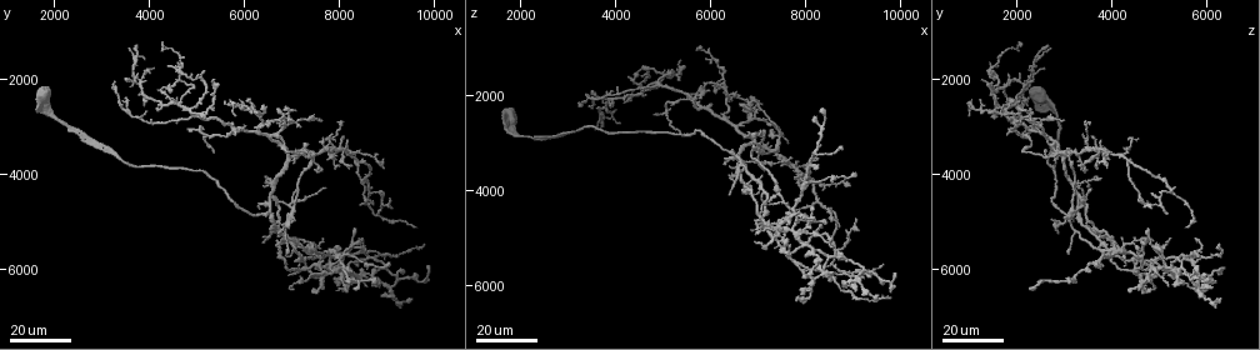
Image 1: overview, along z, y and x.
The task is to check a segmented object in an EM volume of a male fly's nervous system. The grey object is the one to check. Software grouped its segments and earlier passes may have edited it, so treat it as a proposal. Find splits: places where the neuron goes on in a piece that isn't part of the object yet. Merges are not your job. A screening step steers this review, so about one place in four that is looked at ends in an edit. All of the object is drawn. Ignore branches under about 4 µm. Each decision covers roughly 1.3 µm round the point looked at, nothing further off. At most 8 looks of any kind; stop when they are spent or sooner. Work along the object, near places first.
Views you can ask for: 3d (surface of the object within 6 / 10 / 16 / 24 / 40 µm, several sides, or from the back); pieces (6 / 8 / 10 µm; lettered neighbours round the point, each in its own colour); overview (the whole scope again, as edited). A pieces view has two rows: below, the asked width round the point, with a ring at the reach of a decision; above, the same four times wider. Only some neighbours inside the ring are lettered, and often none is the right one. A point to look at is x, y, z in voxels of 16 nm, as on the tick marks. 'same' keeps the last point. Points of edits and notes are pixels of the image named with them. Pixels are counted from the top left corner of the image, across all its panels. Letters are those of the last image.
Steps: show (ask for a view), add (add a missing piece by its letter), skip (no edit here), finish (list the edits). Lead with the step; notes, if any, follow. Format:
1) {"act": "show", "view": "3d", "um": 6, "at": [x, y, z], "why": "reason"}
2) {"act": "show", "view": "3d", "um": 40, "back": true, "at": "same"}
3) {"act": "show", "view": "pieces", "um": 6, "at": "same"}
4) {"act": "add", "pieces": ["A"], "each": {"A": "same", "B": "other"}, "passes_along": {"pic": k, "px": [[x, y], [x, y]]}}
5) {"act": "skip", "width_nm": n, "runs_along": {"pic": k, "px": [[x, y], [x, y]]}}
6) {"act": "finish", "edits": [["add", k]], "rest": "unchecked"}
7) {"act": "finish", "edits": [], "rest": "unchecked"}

{"act": "show", "view": "3d", "um": 24, "at": [8100, 6400, 4300], "why": "thick end"}

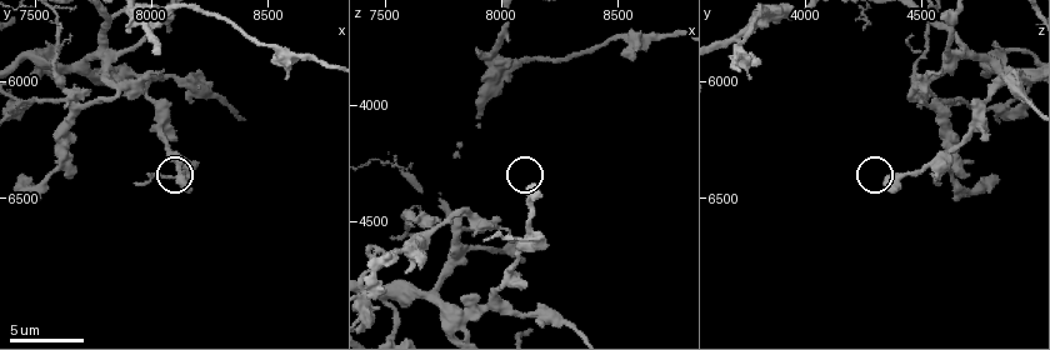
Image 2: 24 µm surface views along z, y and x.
{"act": "show", "view": "pieces", "um": 10, "at": [8150, 6450, 4360]}

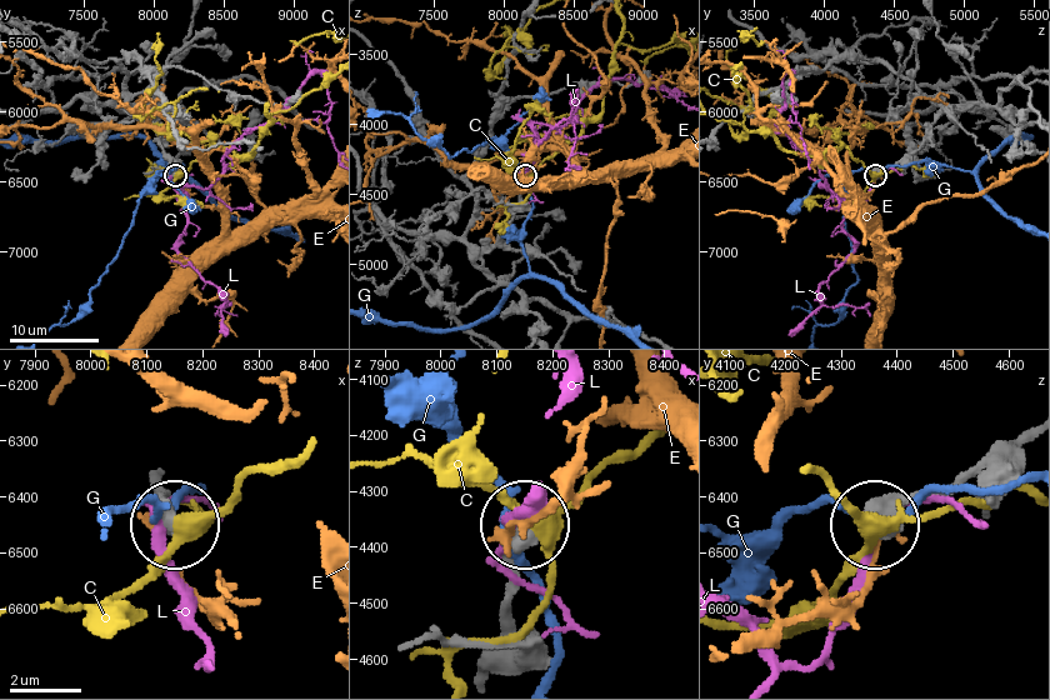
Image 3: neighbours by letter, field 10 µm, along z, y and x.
{"act": "skip", "each": {"C": "other", "E": "other", "G": "other", "L": "other"}, "found": "none of them fits"}

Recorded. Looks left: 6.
{"act": "show", "view": "3d", "um": 24, "at": [8150, 3300, 3700], "why": "free end"}

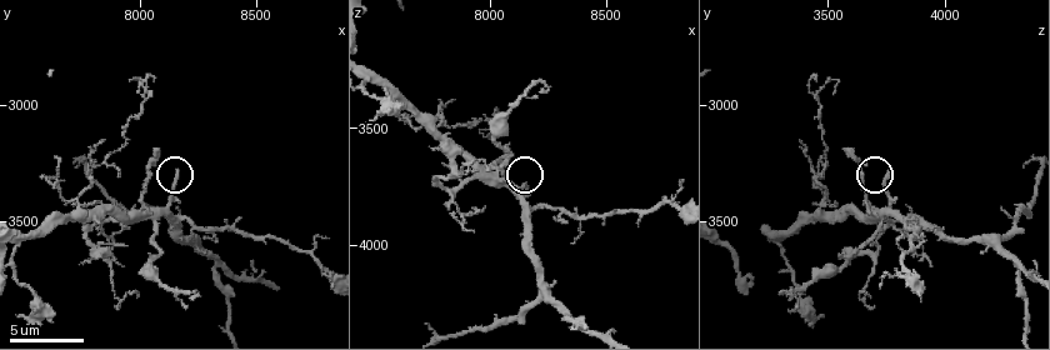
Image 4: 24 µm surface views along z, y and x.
{"act": "show", "view": "pieces", "um": 8, "at": [8160, 3290, 3760]}

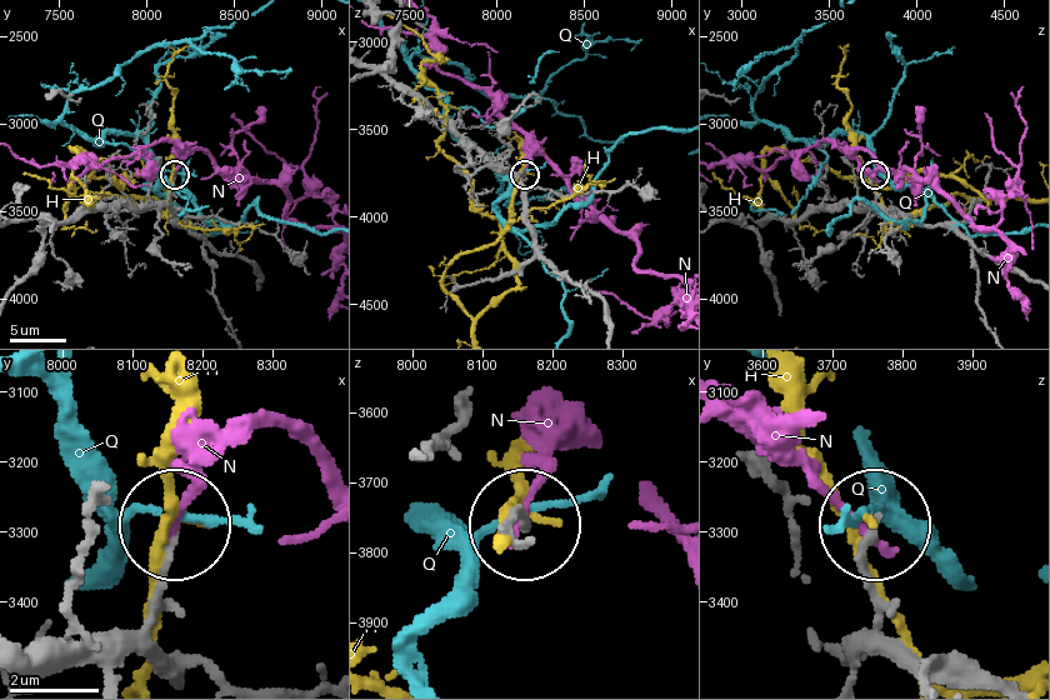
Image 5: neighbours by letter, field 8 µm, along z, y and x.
{"act": "skip", "width_nm": 170, "each": {"H": "other", "N": "other", "Q": "other"}, "runs_along": {"pic": 5, "px": [[24, 646], [113, 646], [135, 635], [176, 526]]}, "found": "no lettered piece goes on from it"}

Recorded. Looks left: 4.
{"act": "show", "view": "3d", "um": 24, "at": [5300, 3550, 2750], "why": "branch stops here"}

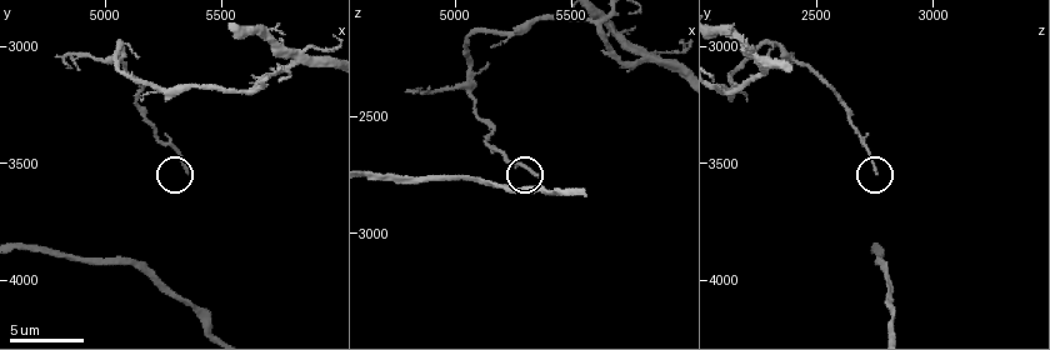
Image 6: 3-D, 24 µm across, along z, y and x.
{"act": "show", "view": "pieces", "um": 8, "at": [5350, 3530, 2750], "why": "what lies round it"}

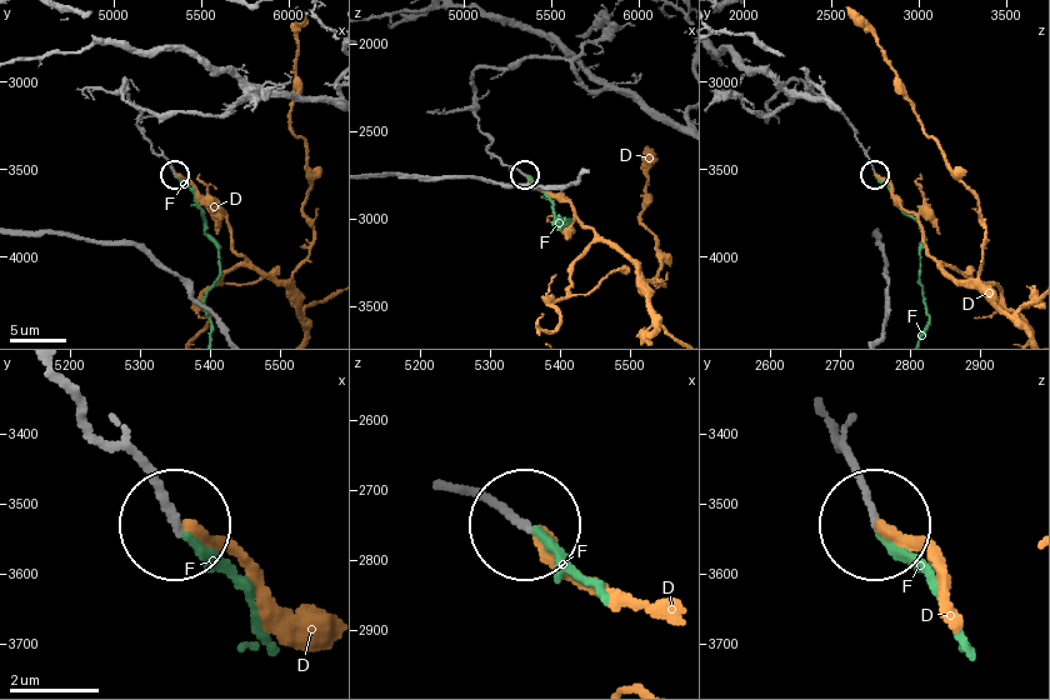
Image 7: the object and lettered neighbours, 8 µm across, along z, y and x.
{"act": "add", "pieces": ["F"], "width_nm": 170, "each": {"D": "other", "F": "same"}, "passes_along": {"pic": 7, "px": [[154, 150], [193, 194], [216, 250], [211, 328]]}, "found": "it goes on there"}

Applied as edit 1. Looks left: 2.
{"act": "show", "view": "pieces", "um": 6, "at": [7440, 6420, 4830], "why": "end of a long branch"}

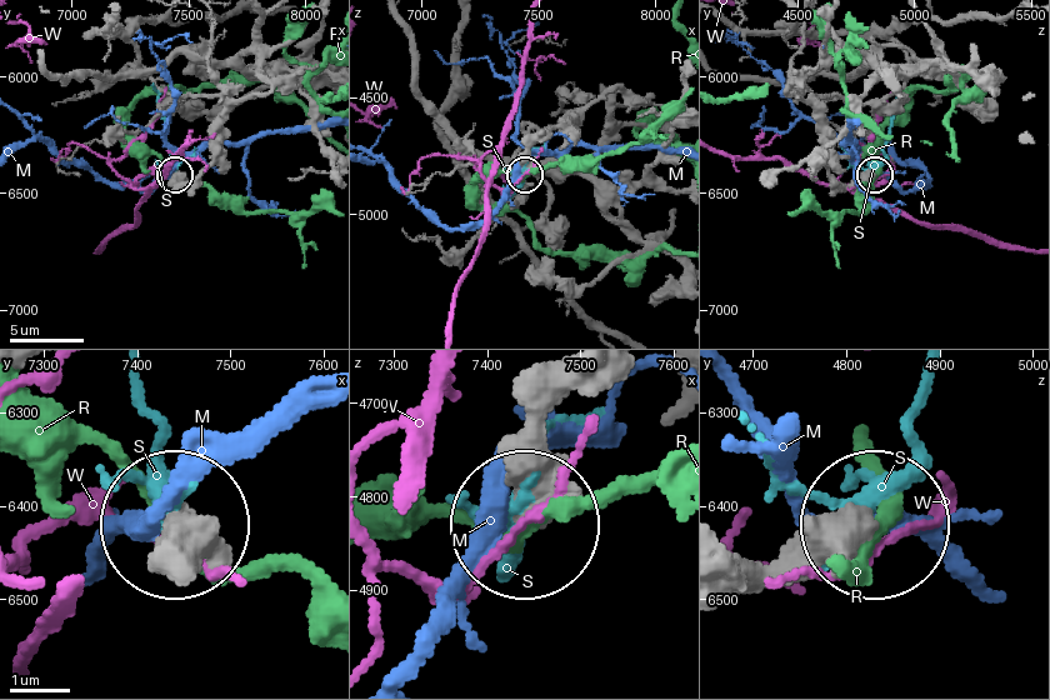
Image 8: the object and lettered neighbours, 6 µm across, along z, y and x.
{"act": "skip", "each": {"M": "other", "R": "other", "S": "other", "W": "other"}, "runs_along": {"pic": 8, "px": [[576, 378], [531, 428], [531, 513]]}, "found": "no lettered piece goes on from it"}

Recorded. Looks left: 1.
{"act": "finish", "edits": [["add", 7]], "rest": "unchecked"}

